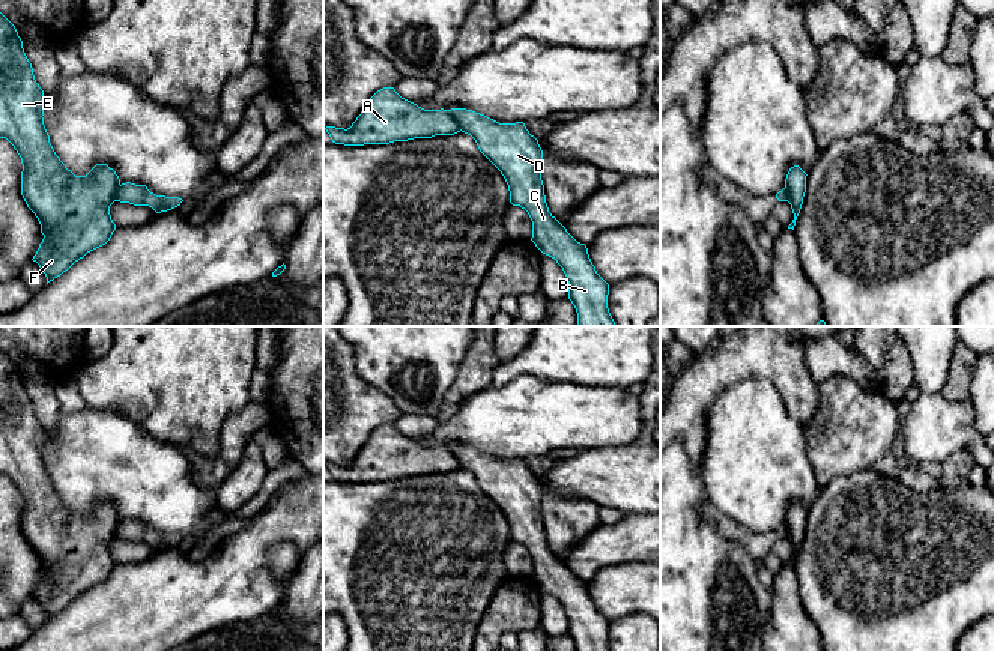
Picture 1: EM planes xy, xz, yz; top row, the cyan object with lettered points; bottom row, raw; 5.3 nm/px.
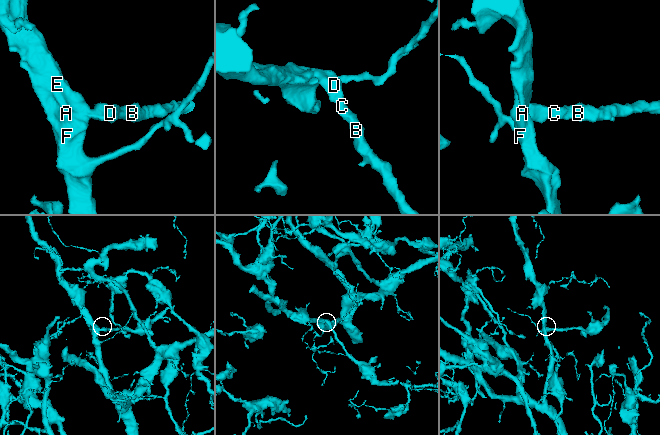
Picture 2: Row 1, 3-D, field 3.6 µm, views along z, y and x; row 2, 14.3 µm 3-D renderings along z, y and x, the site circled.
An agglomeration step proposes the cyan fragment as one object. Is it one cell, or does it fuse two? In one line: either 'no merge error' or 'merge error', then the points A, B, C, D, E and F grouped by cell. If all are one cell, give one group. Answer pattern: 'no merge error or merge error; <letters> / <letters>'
merge error; A E F / B C D

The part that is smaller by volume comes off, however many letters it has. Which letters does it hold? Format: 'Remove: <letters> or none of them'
Remove: B, C, D

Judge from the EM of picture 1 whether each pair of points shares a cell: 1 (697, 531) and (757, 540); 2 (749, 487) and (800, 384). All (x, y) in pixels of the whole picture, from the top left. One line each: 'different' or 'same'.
1: different
2: different

